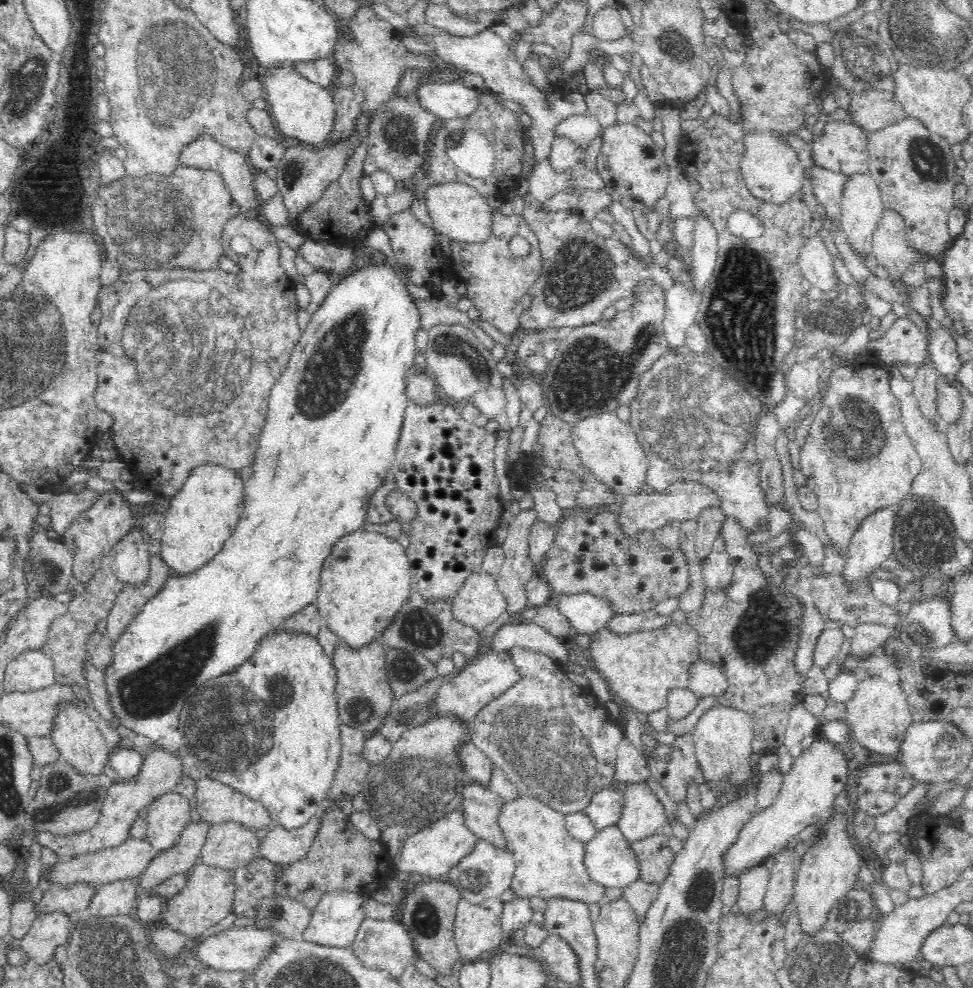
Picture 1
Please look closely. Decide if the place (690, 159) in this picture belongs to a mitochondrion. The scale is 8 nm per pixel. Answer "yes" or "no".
no

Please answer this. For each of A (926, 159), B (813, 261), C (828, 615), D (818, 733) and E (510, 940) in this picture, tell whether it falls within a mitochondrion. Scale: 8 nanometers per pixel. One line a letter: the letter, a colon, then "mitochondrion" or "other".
A: mitochondrion
B: other
C: other
D: other
E: other

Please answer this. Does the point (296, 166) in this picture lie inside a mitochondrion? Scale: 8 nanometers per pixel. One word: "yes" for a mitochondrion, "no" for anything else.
yes

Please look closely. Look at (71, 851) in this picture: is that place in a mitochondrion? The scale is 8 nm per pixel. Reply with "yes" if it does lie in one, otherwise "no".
no

